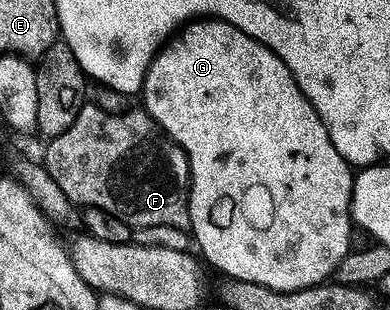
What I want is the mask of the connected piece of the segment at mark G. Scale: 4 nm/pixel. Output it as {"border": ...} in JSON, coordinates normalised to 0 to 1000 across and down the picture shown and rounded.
{"border":[[[515,55],[487,71],[451,119],[436,123],[426,148],[392,181],[382,232],[372,252],[367,352],[390,377],[413,419],[474,487],[485,523],[485,732],[490,771],[528,852],[559,861],[569,890],[644,906],[654,919],[674,919],[708,939],[764,939],[790,926],[831,916],[862,877],[864,858],[882,842],[900,806],[895,768],[910,748],[910,723],[897,697],[900,635],[905,632],[908,542],[859,481],[818,365],[787,326],[787,313],[767,287],[746,223],[685,145],[674,145],[654,119],[623,106],[623,94],[603,94],[569,61]]]}

